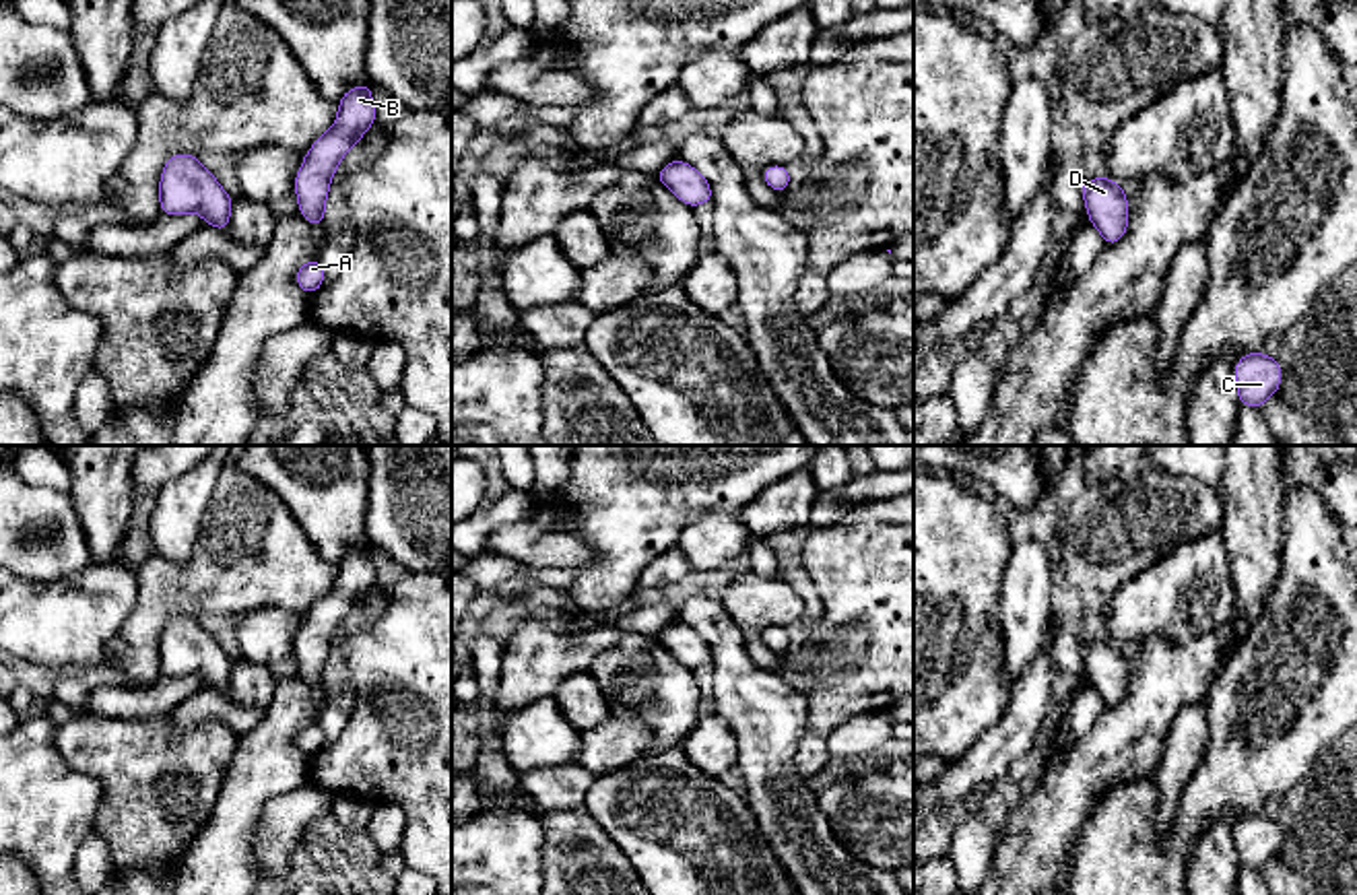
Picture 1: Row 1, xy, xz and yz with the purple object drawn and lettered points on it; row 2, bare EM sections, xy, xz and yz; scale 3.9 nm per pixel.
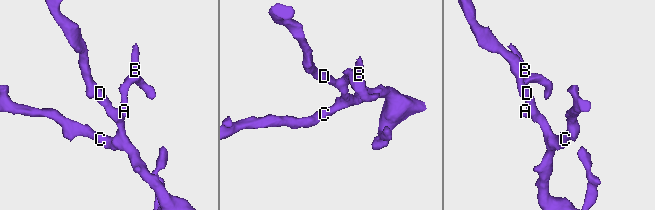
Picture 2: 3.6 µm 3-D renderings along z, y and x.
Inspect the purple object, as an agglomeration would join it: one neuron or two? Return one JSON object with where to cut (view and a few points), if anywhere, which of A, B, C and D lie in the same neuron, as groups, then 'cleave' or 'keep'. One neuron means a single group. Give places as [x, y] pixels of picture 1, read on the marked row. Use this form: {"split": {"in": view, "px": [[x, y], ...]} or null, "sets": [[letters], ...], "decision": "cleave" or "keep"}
{"split": null, "sets": [["A", "B", "C", "D"]], "decision": "keep"}

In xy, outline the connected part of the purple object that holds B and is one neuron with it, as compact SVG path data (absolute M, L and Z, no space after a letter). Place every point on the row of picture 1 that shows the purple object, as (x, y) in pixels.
M371 85L349 89L338 101L338 115L332 128L322 134L305 153L295 175L299 214L313 227L326 221L326 200L332 175L342 157L375 124Z

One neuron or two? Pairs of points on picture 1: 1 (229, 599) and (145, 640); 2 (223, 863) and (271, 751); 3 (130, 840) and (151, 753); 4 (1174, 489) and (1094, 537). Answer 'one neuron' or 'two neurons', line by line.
1: one neuron
2: one neuron
3: one neuron
4: one neuron

